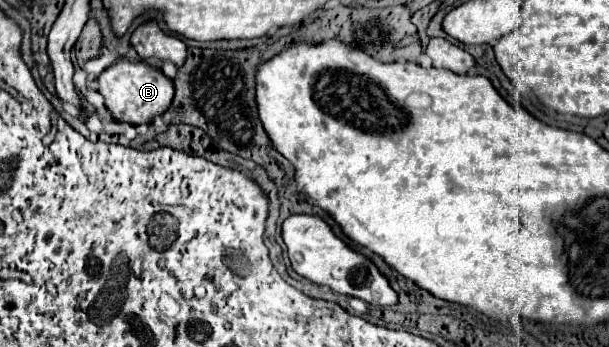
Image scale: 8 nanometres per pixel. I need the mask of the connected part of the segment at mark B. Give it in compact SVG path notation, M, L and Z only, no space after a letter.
M118 59L98 77L98 93L104 97L106 109L112 113L112 117L118 123L142 125L142 123L152 123L154 117L166 113L174 97L174 85L158 69L154 71L144 63L130 63L126 59Z

